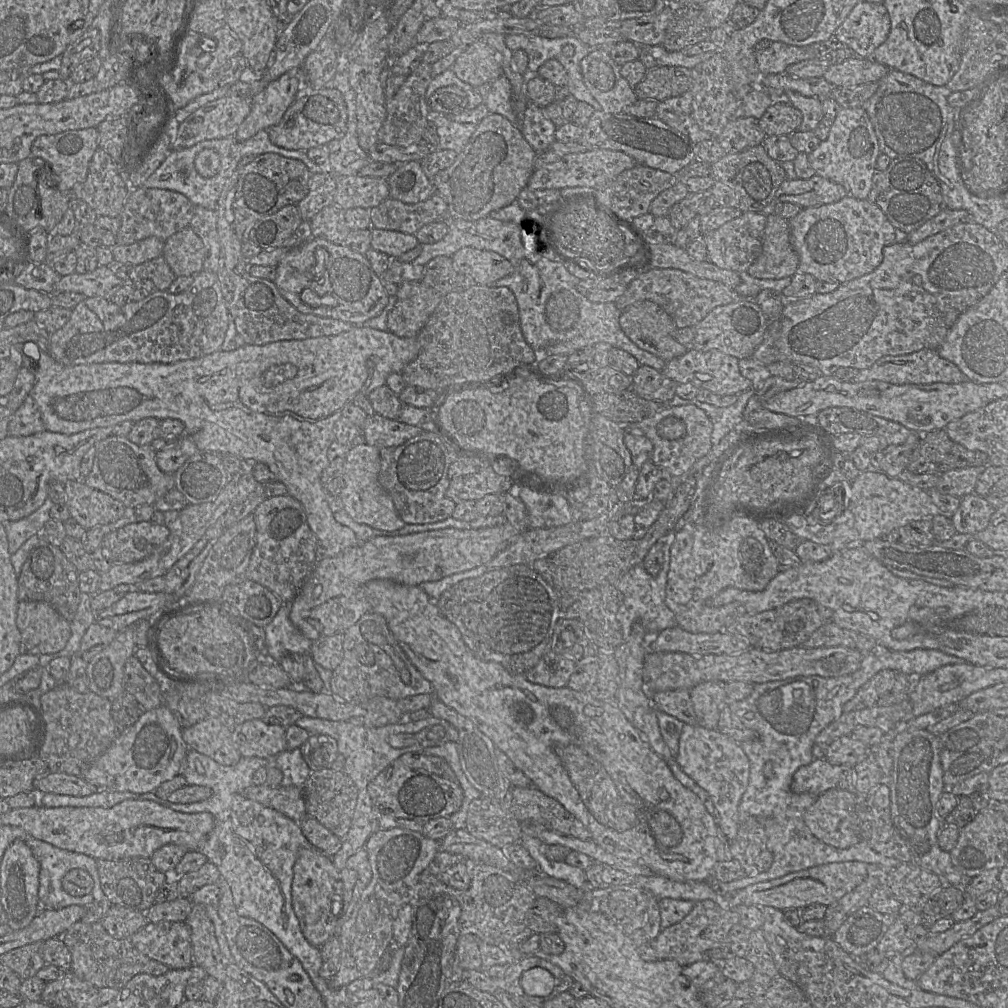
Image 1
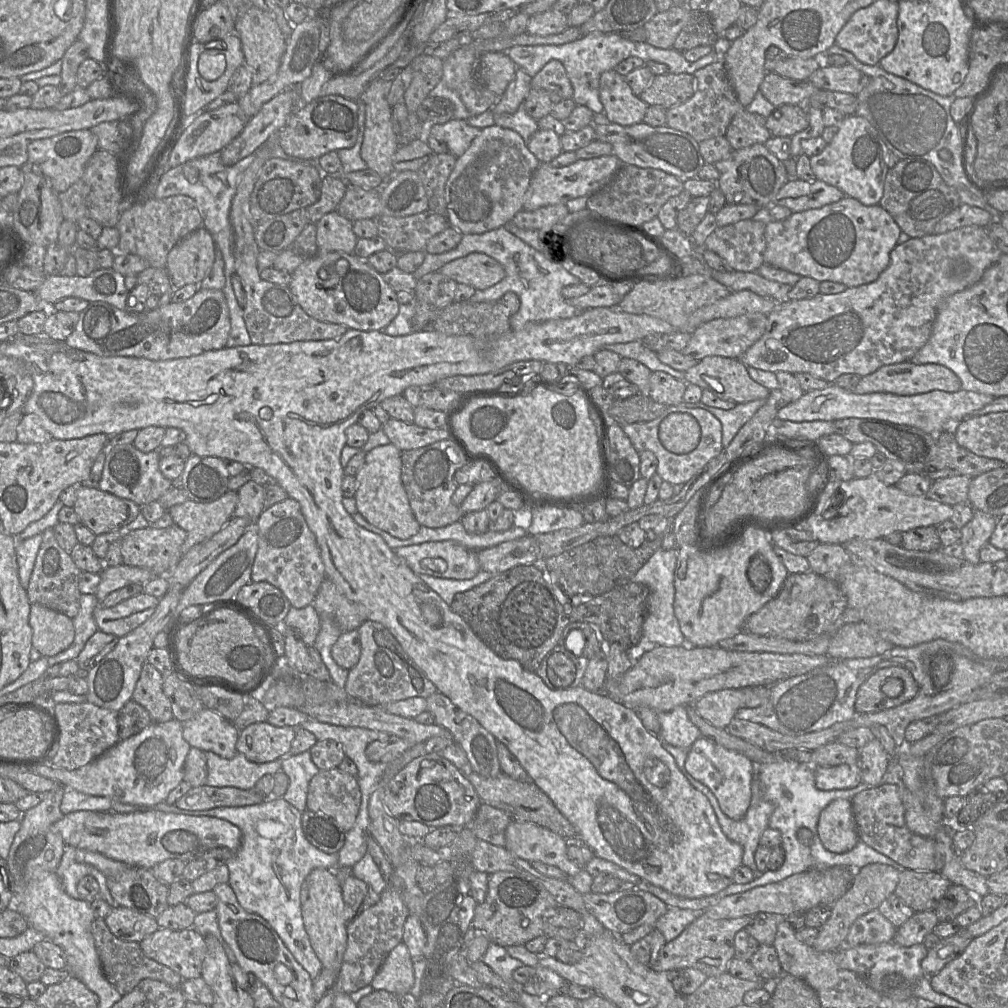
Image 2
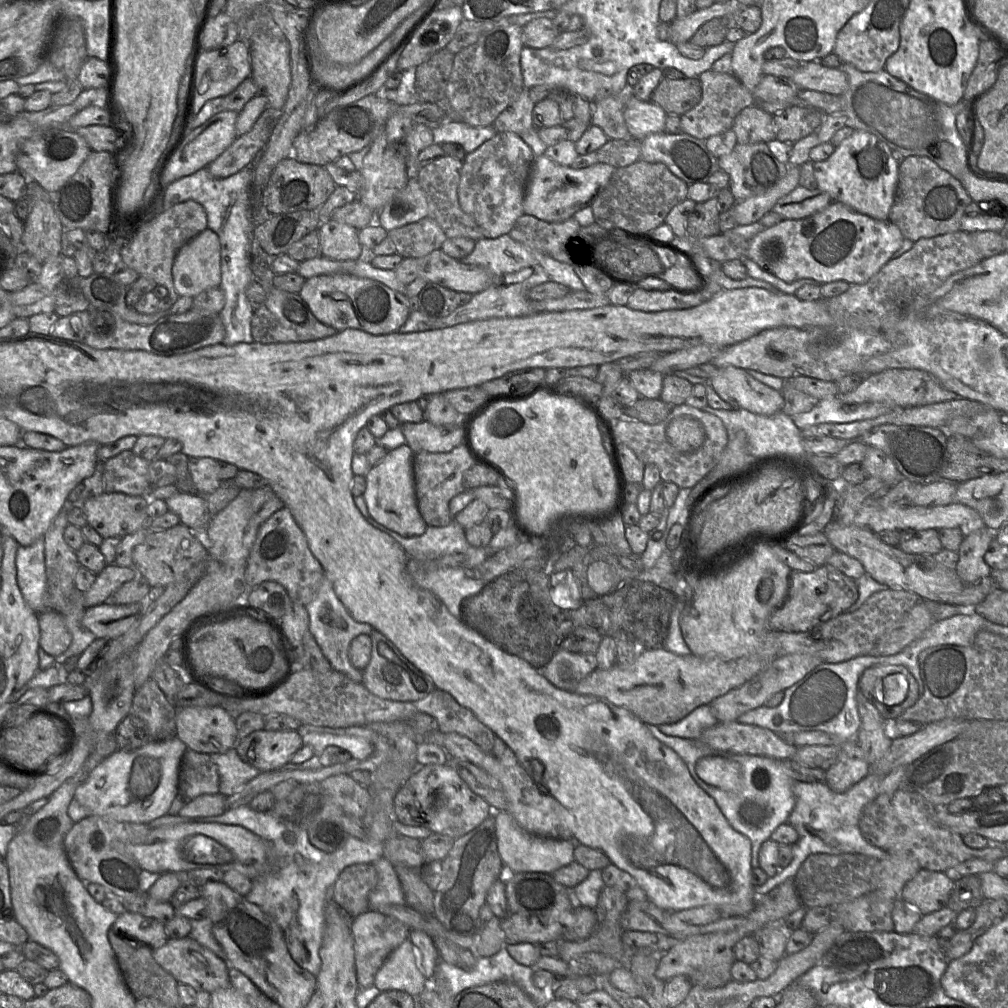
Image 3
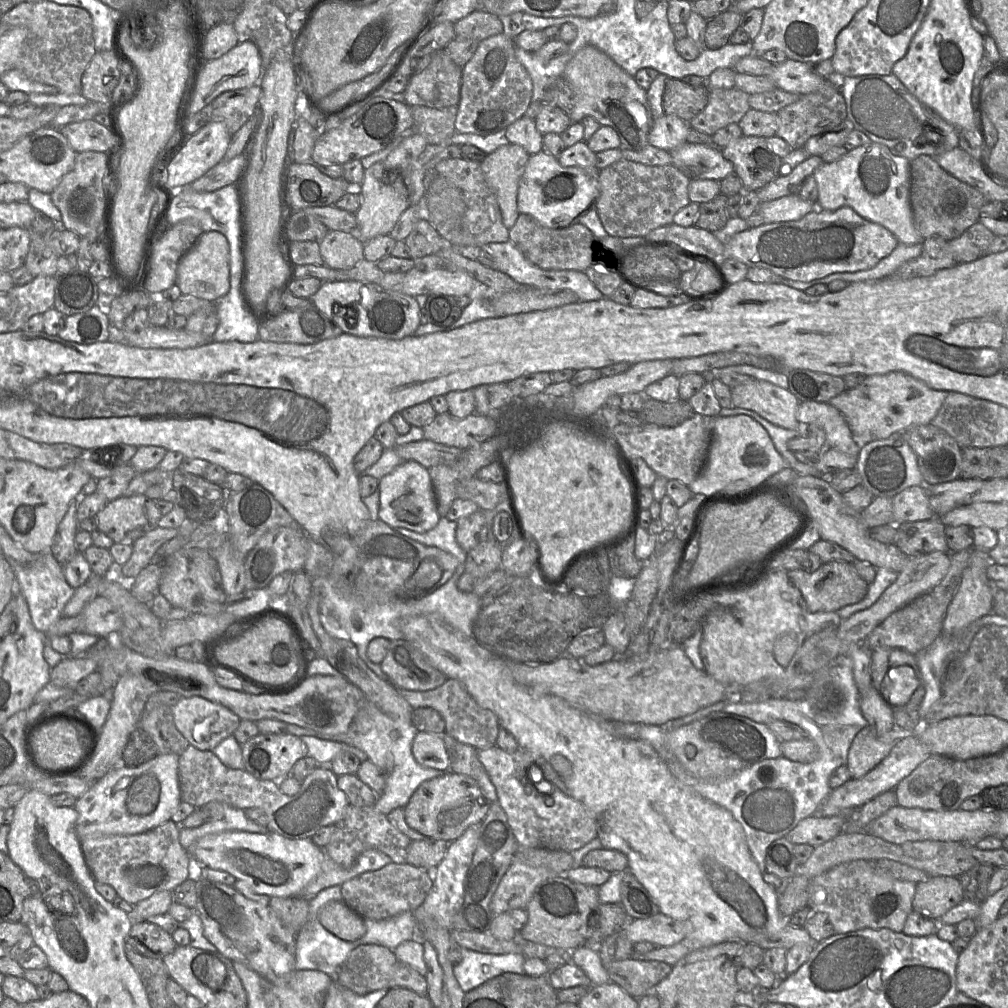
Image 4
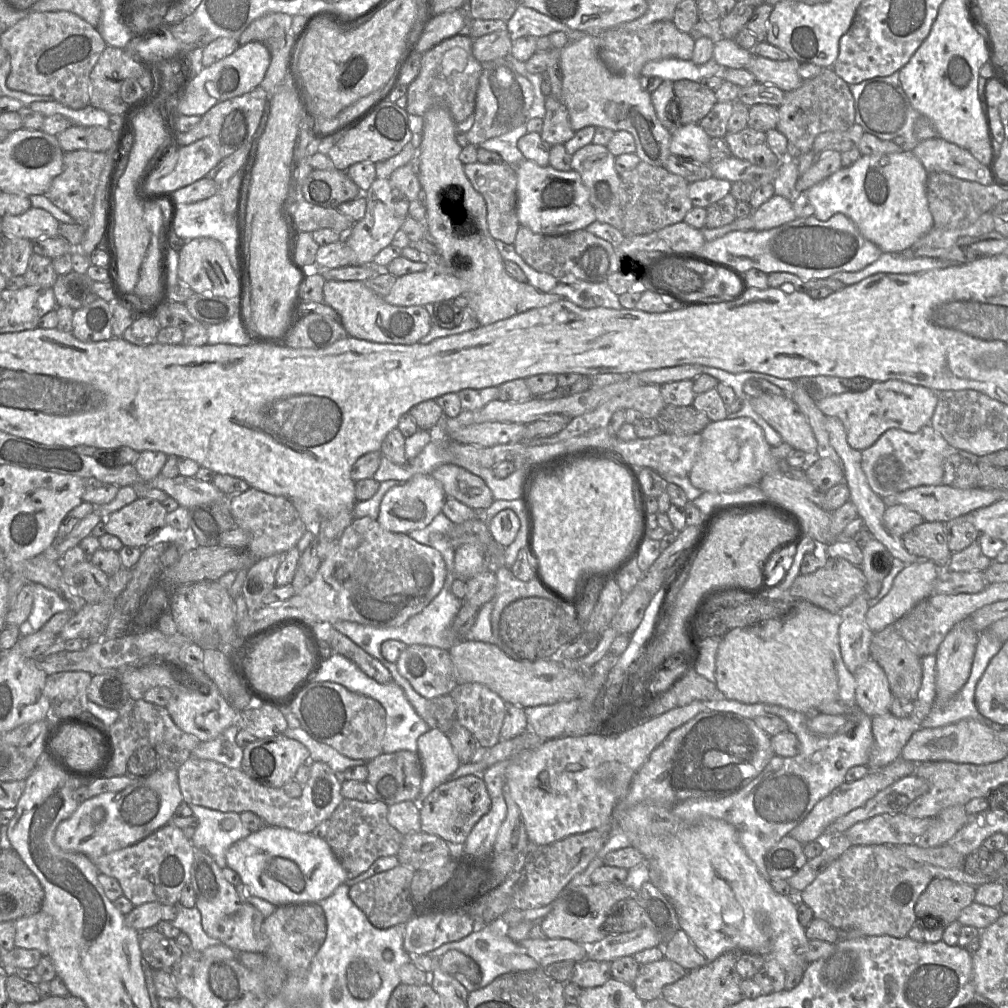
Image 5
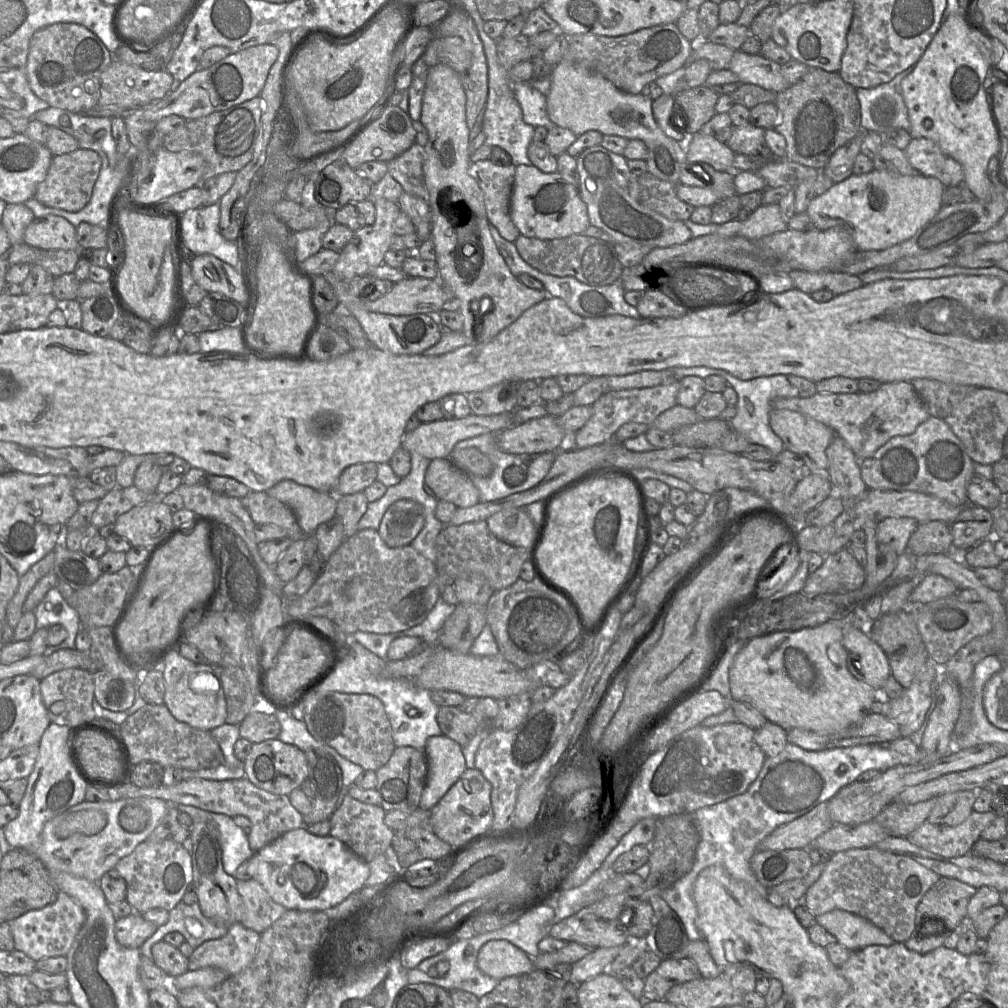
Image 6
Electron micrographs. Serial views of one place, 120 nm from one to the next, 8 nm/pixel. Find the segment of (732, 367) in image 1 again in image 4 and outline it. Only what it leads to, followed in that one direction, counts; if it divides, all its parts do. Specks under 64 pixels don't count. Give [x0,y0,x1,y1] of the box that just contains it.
[731,379,803,432]

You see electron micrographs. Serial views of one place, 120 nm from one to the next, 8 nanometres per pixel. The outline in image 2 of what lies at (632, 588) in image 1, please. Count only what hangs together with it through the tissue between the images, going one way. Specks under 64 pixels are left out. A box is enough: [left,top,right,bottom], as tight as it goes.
[630,547,687,647]

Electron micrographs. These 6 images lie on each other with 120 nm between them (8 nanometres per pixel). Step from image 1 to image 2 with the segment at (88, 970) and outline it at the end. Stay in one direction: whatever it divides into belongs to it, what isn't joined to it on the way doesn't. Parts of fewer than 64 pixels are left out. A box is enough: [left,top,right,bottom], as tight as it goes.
[91,918,183,995]

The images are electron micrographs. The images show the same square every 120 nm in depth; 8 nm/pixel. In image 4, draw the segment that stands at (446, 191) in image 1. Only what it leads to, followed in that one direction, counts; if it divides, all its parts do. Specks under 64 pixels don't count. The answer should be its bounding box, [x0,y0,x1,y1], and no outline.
[480,143,530,229]

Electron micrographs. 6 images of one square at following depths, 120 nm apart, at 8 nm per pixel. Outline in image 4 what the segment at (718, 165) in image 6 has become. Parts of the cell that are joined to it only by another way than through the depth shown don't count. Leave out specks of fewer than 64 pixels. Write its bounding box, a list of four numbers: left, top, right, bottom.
[648,114,690,151]

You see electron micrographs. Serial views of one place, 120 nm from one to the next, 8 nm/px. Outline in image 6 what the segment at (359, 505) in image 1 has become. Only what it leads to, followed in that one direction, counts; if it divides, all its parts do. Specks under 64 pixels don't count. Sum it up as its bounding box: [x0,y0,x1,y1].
[378,499,424,547]

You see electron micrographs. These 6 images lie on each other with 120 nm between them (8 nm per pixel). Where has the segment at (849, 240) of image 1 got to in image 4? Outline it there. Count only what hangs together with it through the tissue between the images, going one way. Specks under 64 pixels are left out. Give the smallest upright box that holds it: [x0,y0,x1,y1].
[723,206,898,282]

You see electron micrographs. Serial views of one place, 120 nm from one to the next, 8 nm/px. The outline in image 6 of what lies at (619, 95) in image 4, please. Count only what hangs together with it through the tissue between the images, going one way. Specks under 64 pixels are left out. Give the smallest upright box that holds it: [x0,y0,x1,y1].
[546,59,687,184]

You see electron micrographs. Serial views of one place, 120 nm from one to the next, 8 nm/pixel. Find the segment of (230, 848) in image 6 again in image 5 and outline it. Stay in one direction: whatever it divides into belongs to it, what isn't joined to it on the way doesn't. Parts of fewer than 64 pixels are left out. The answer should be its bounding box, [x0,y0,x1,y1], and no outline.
[188,804,252,868]

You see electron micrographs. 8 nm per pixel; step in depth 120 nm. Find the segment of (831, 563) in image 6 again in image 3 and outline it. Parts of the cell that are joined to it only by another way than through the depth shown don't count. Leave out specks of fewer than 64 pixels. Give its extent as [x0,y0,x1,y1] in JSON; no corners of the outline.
[768,565,859,632]

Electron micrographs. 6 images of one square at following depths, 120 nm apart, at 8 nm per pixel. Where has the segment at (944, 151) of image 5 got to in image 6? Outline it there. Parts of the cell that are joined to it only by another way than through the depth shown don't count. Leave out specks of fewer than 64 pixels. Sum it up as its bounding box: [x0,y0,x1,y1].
[904,138,964,187]

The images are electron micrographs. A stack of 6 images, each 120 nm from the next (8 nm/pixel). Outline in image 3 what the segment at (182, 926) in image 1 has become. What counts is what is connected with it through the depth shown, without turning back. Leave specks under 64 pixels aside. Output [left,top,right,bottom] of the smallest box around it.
[152,936,231,993]

